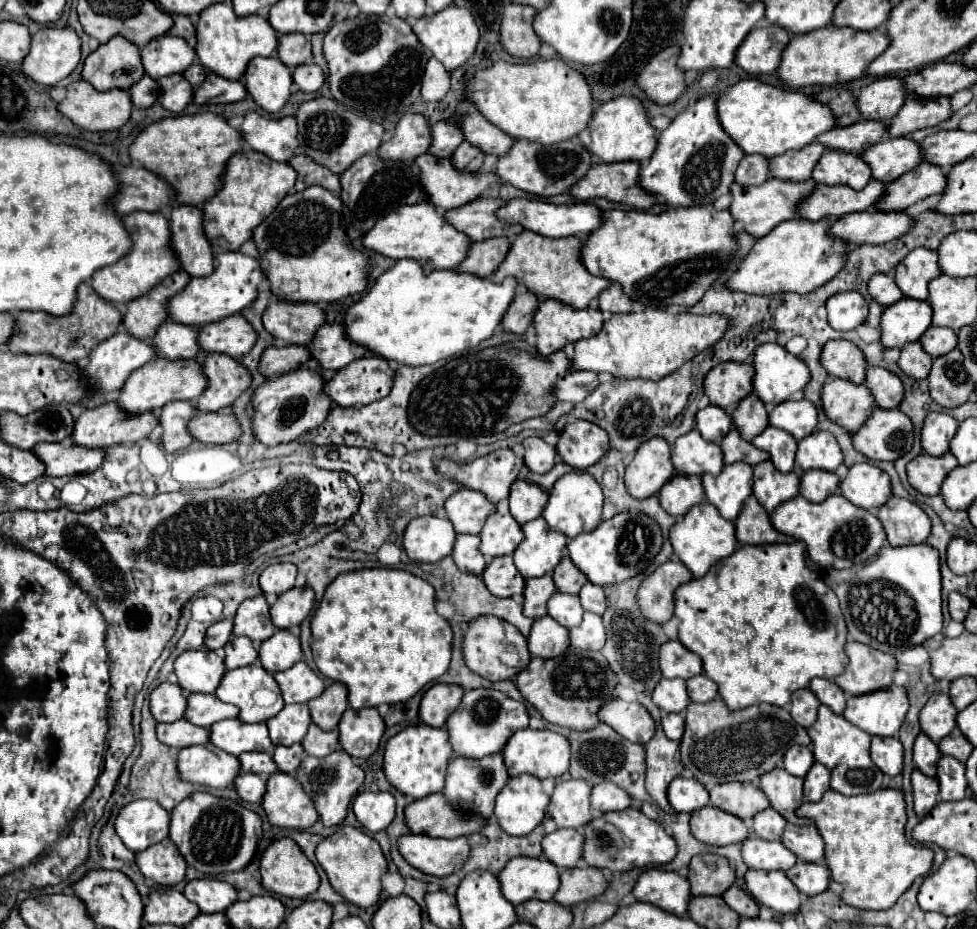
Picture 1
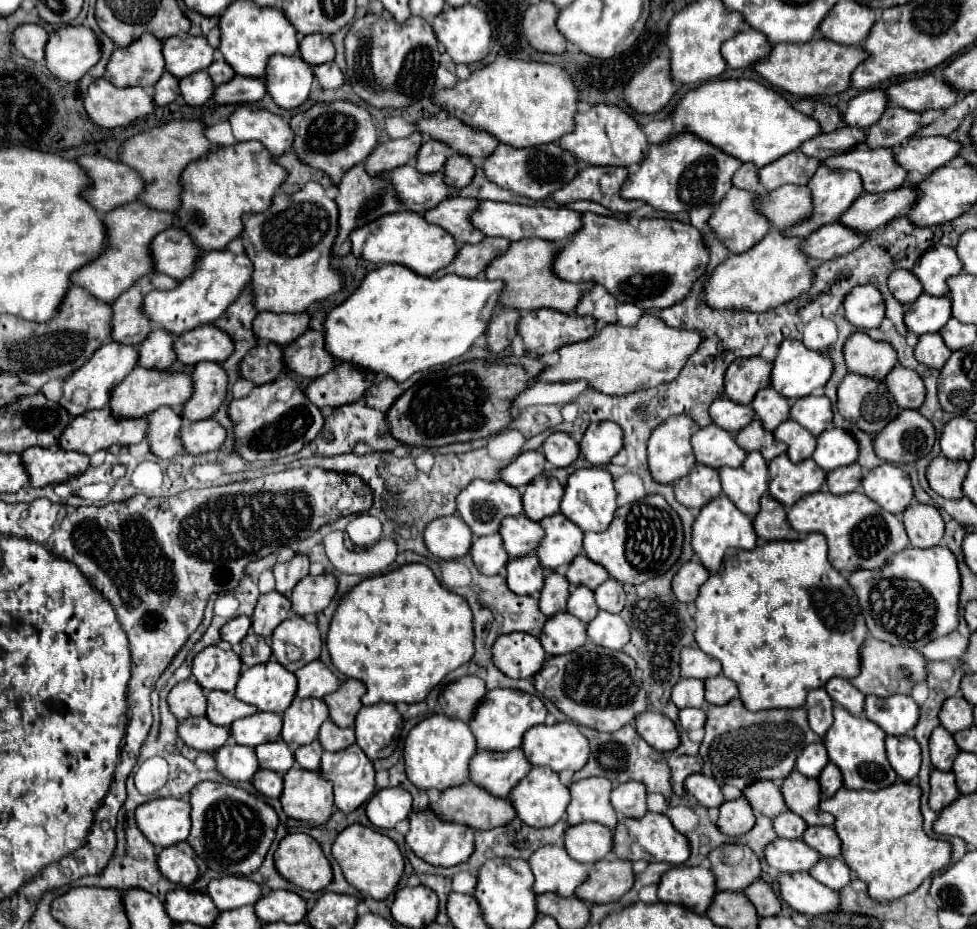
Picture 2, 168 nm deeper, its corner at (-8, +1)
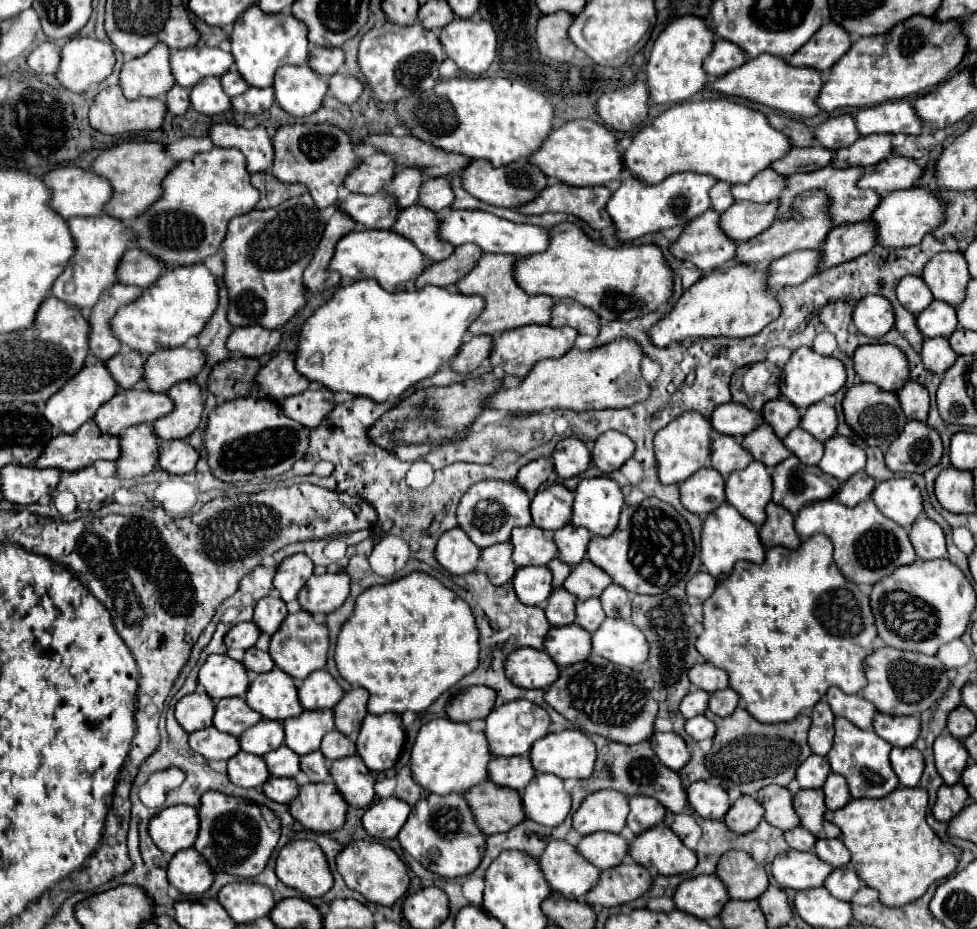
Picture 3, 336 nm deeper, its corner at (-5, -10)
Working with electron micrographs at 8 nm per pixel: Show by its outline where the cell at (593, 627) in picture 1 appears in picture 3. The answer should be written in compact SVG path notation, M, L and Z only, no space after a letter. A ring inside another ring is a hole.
M605 619L593 633L593 651L617 665L639 669L649 659L649 641L633 623Z

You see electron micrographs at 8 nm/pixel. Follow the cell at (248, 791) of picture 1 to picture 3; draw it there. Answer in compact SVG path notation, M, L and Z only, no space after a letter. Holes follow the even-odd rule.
M269 777L263 785L263 793L277 801L277 803L289 803L295 799L295 795L299 793L299 785L295 779L277 779L277 777Z

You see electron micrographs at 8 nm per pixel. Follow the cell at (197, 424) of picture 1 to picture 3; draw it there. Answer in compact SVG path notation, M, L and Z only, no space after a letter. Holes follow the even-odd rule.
M161 441L157 467L171 475L185 475L195 469L199 453L187 441Z

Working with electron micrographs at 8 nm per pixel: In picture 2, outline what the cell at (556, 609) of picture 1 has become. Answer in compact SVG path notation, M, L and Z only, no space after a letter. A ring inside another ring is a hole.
M576 586L568 598L568 612L572 616L576 616L580 622L588 624L598 614L596 602L594 602L594 592L590 588Z

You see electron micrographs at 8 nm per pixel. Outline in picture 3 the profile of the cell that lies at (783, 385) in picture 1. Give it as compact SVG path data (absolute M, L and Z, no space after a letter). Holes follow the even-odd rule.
M799 347L791 359L787 361L787 365L783 367L783 385L781 385L781 393L783 397L787 397L795 407L803 409L809 407L817 401L821 401L825 395L837 393L847 381L847 373L845 367L839 359L835 357L825 357L815 353L811 347Z

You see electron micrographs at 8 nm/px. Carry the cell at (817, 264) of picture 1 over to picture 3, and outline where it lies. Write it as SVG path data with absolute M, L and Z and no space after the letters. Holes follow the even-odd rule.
M733 265L727 273L713 271L705 279L693 283L673 309L659 319L649 331L649 339L655 347L669 347L685 339L707 339L707 337L733 337L743 339L759 333L765 325L777 319L781 307L777 299L767 293L765 269L753 269L749 265Z

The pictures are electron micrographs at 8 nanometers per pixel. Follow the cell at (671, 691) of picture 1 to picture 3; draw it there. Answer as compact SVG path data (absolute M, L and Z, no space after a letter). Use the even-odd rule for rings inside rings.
M693 689L681 701L679 711L683 713L685 719L691 719L691 717L697 717L697 715L703 715L707 711L707 703L709 703L709 693L707 691L701 691L701 689Z

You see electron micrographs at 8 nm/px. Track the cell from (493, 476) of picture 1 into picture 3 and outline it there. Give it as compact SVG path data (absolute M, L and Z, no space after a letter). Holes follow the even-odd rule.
M541 457L541 459L535 459L531 463L527 463L519 475L517 475L517 481L519 485L529 493L533 495L547 479L549 475L553 473L553 461L549 457Z

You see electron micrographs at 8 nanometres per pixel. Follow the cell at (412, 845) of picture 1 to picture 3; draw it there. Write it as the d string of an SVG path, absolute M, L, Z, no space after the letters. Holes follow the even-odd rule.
M429 793L411 809L407 823L397 835L401 847L407 853L411 853L425 869L445 879L469 875L479 867L481 855L485 855L485 837L487 835L477 827L473 811L469 811L469 803L461 793Z

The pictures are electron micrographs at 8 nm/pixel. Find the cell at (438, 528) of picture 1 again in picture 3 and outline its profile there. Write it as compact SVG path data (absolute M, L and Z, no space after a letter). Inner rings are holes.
M459 527L445 531L435 549L437 561L453 575L465 575L475 571L479 553L481 549Z

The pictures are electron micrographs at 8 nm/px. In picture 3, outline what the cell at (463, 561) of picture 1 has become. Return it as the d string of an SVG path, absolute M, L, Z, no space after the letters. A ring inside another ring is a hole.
M509 541L495 543L493 547L487 547L481 551L481 559L489 565L489 579L493 585L503 585L513 579L517 565L511 559L513 545Z

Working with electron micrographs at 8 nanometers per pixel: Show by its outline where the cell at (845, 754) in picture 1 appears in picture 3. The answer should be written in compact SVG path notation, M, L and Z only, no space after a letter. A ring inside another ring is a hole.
M843 717L835 719L835 743L827 759L831 769L847 779L853 799L885 797L899 785L899 779L895 777L889 763L889 751L891 745L885 739L881 739L875 731L863 731Z

